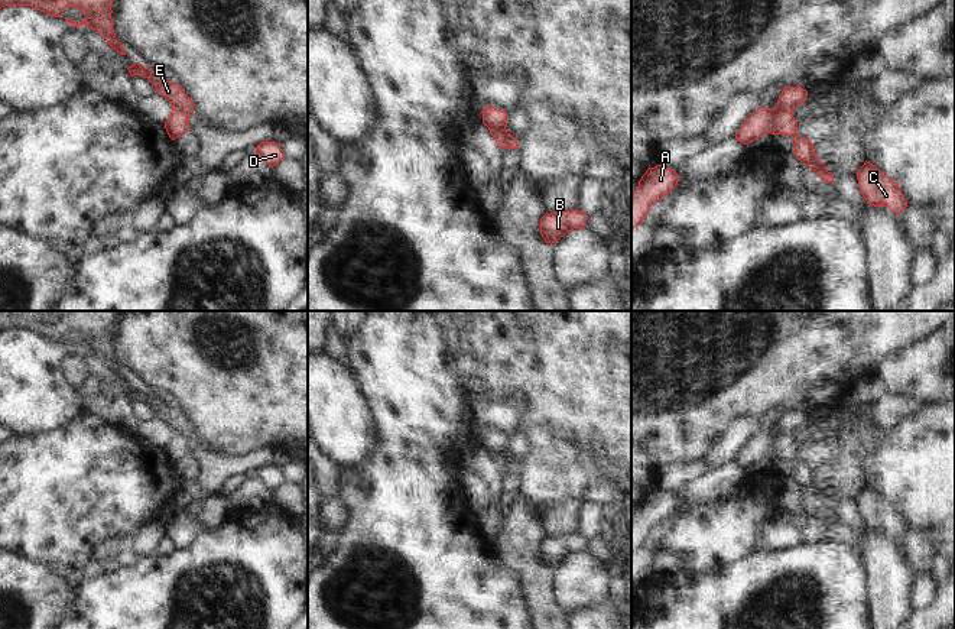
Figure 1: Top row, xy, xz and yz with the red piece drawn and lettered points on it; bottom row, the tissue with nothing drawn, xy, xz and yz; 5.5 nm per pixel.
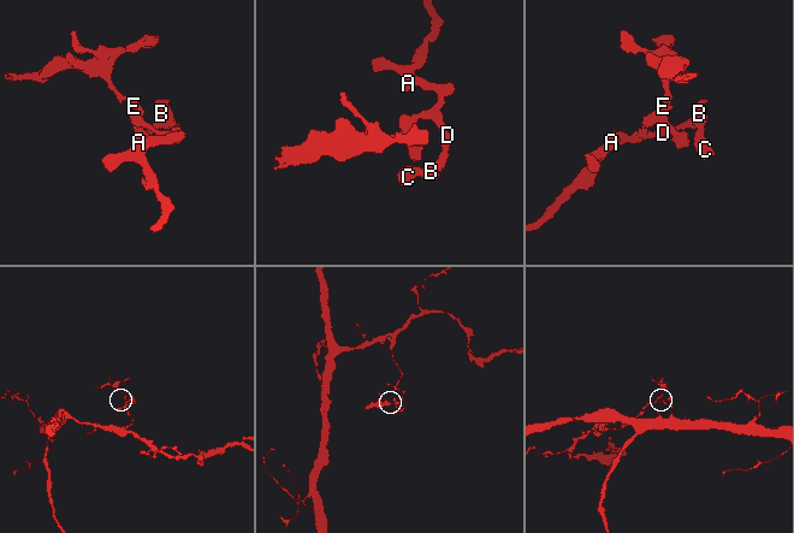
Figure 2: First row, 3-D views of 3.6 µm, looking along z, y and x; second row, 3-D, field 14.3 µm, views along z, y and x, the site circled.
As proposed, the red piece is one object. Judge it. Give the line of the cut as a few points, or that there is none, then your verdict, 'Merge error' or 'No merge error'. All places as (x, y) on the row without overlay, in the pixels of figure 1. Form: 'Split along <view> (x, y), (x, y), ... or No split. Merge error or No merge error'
Split along xy (171, 427), (188, 440). Merge error

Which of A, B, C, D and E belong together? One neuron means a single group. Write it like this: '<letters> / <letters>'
A B C D / E

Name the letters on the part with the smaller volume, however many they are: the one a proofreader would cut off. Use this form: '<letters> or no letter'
E

